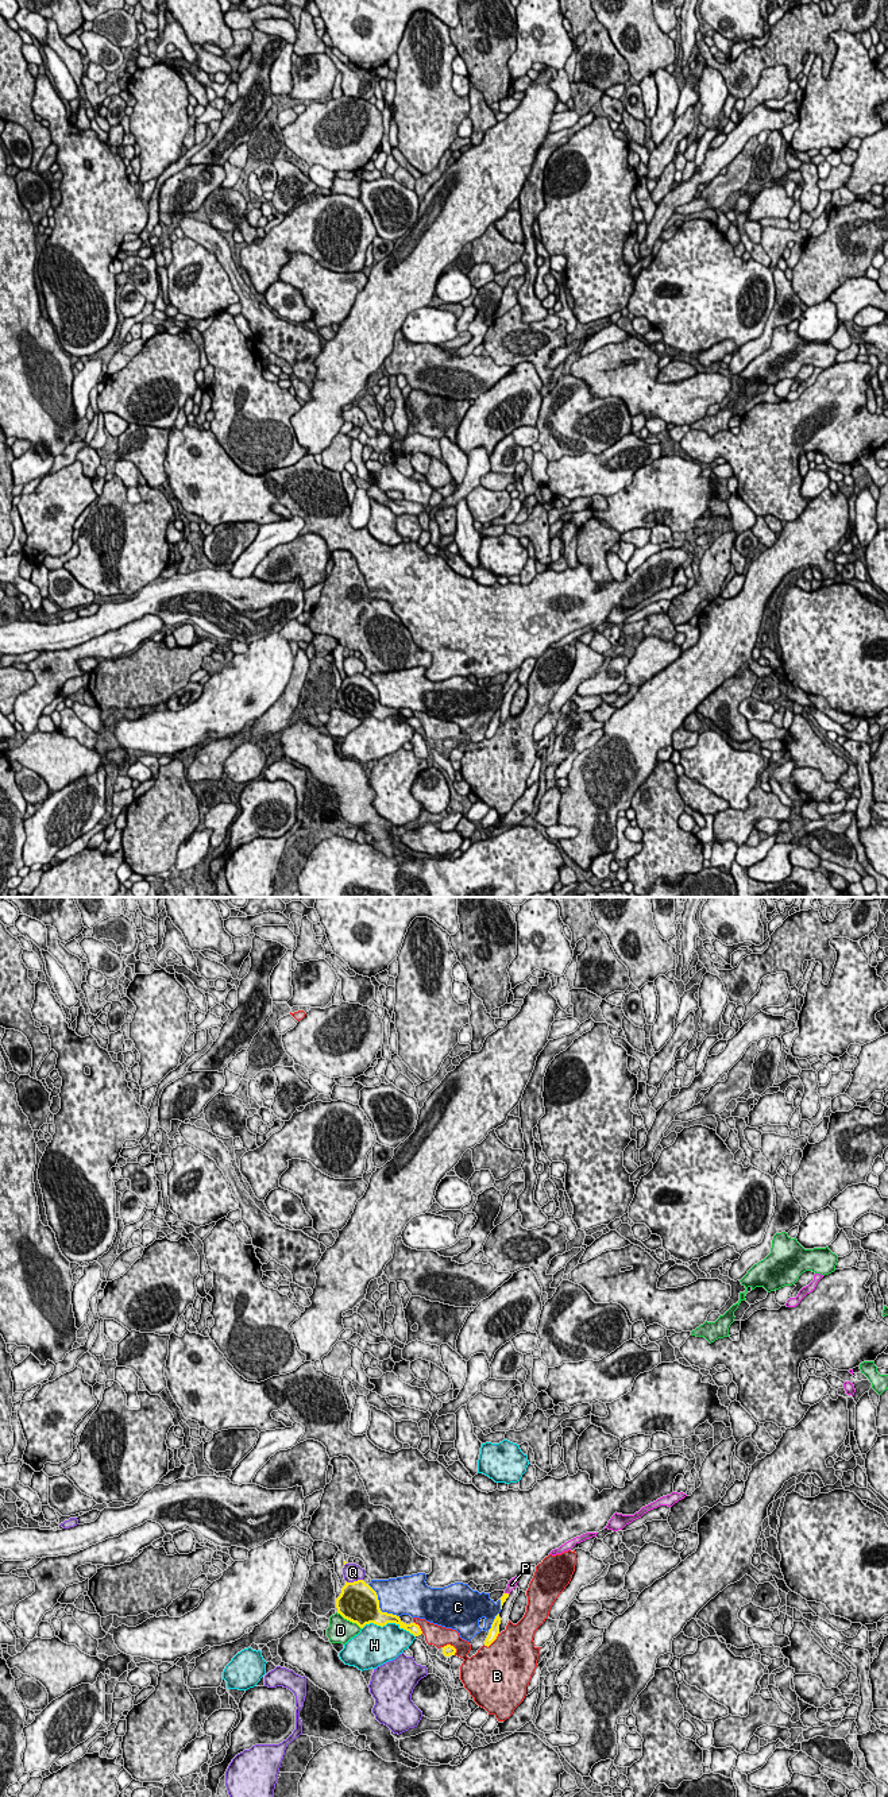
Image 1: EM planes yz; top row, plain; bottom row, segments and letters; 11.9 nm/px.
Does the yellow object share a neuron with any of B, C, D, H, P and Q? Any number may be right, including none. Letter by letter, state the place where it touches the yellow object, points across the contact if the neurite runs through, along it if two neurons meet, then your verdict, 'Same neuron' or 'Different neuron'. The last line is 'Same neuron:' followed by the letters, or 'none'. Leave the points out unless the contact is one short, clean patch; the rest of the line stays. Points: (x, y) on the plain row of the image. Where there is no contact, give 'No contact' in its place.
B: Touches yellow at yz (452, 739). Different neuron
C: Touches yellow at yz (378, 699). Different neuron
D: Touches yellow at yz (348, 712). Different neuron
H: Touches yellow at yz (389, 715). Different neuron
P: Touches yellow at yz (508, 687). Path across: yz (505, 690), (508, 687), (512, 677). Same neuron
Q: Touches yellow at yz (354, 675). Different neuron
Same neuron: P

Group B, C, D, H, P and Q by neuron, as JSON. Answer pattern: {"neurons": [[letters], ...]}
{"neurons": [["B"], ["C"], ["D"], ["H"], ["P"], ["Q"]]}

